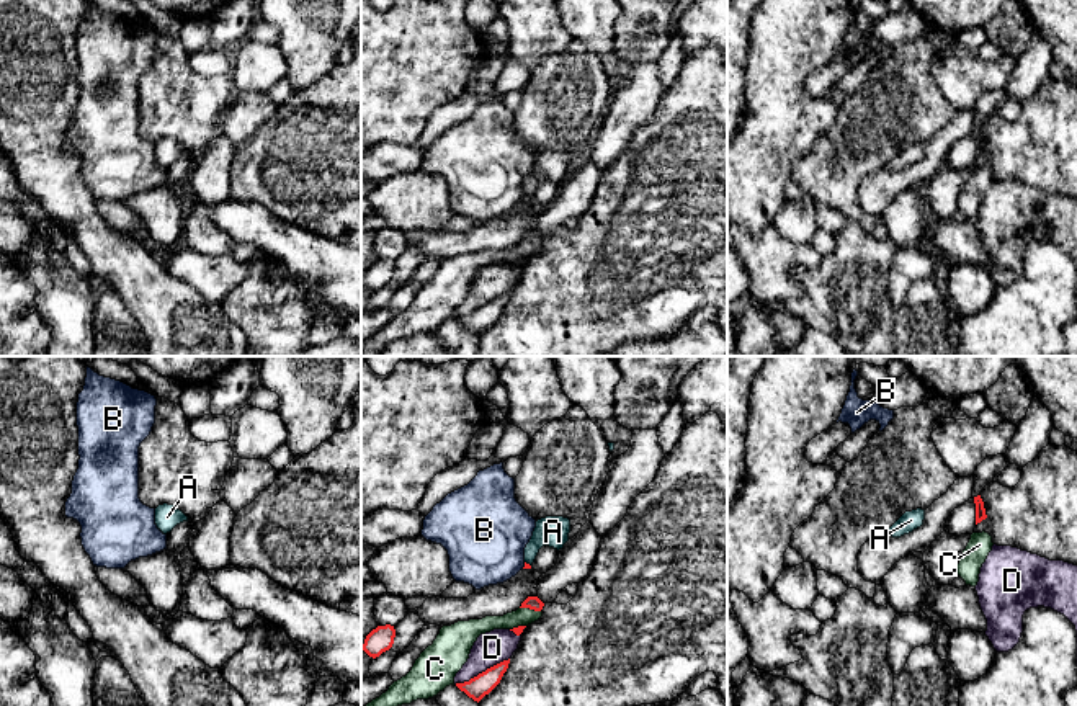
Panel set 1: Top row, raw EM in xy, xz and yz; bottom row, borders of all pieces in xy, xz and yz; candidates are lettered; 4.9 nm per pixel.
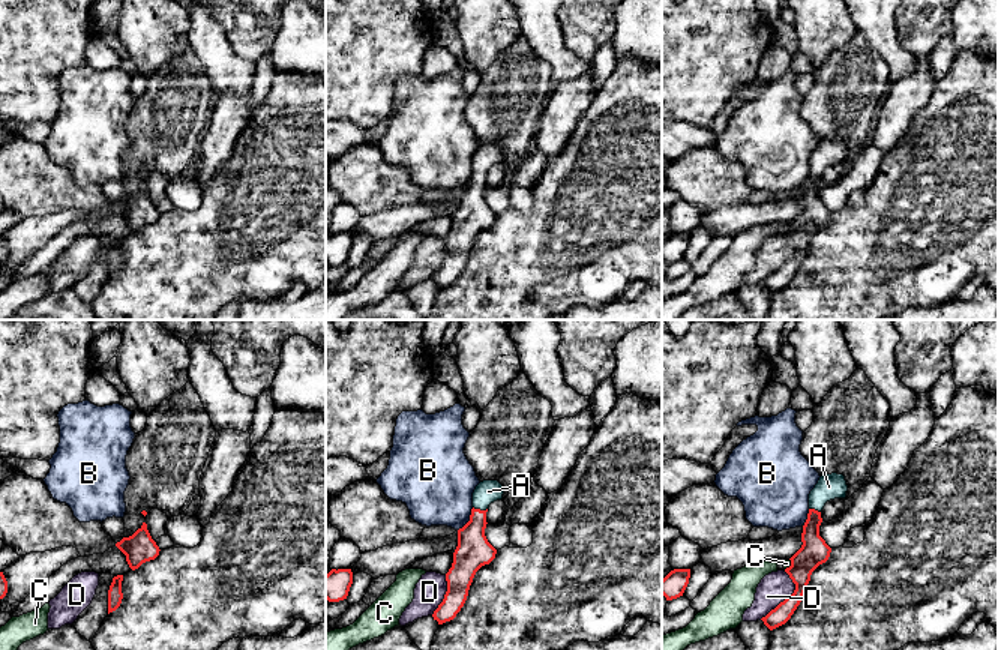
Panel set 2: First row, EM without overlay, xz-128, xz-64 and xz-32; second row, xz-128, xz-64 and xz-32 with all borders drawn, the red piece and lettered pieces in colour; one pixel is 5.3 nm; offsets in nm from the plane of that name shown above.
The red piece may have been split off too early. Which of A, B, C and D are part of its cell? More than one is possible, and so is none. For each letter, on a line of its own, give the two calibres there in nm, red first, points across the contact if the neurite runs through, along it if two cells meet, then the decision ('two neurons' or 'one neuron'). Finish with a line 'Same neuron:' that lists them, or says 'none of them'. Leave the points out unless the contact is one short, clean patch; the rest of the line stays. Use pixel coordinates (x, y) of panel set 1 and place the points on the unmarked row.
A: 30 nm thick on the red side, 150 nm on the other; runs through xz (527, 200), (528, 198), (530, 185), (553, 165); one neuron
B: 30 nm thick on the red side, 420 nm on the other; border along xz (525, 196), (522, 201); two neurons
C: 70 nm thick on the red side, 90 nm on the other; two neurons
D: 110 nm thick on the red side, 160 nm on the other; two neurons
Same neuron: A

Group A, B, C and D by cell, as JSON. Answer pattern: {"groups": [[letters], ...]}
{"groups": [["A"], ["B"], ["C"], ["D"]]}

